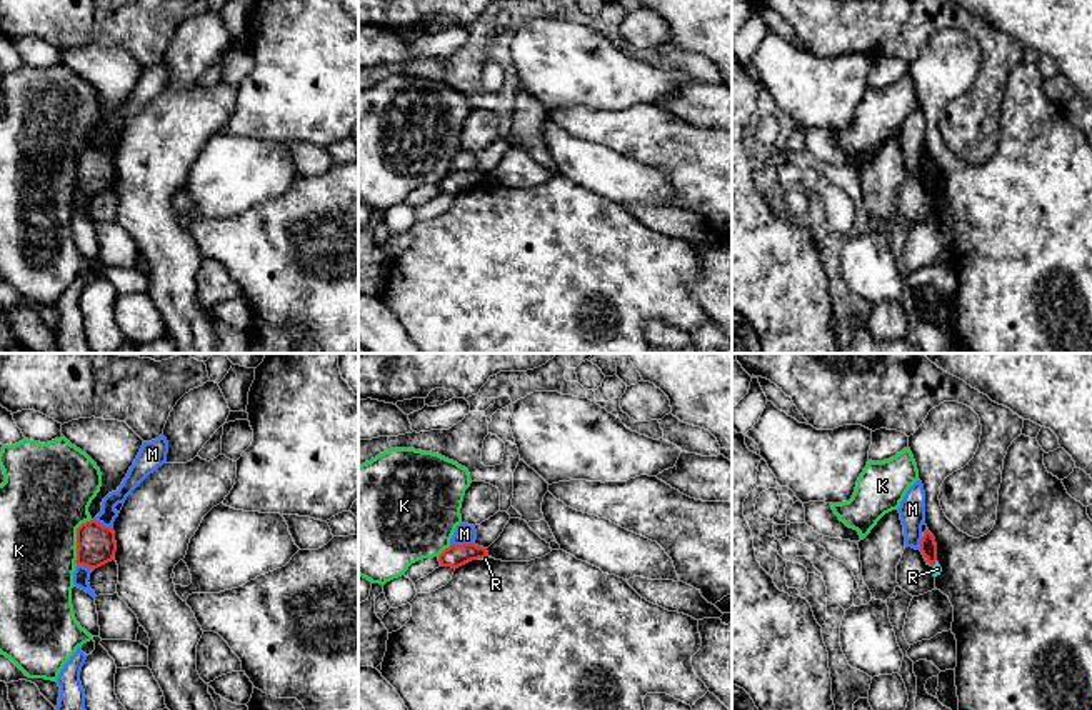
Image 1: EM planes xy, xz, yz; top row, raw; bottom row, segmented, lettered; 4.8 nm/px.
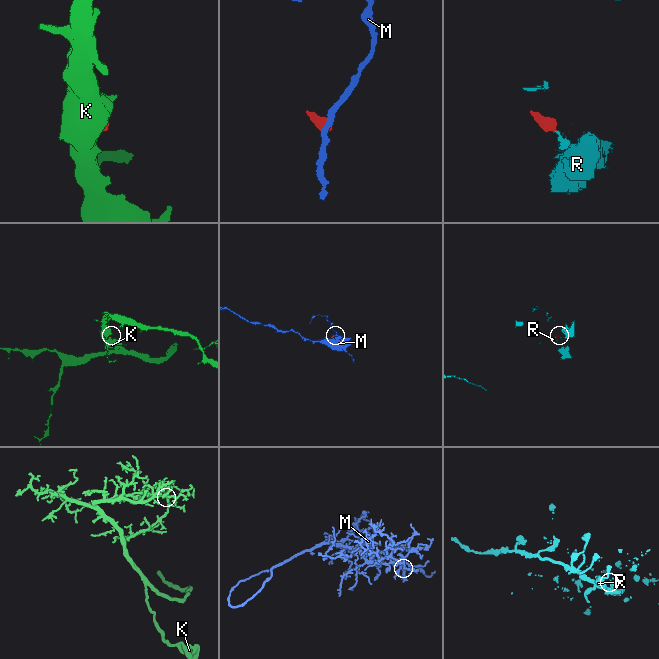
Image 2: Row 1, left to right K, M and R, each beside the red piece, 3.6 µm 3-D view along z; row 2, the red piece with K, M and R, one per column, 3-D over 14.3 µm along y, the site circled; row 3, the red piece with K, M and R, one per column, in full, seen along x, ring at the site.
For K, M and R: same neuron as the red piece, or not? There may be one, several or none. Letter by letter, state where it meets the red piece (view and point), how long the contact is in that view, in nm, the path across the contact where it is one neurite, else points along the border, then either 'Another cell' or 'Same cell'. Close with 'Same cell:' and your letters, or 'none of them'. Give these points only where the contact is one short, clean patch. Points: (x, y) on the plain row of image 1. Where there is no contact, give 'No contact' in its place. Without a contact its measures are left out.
K: Touches red at xy (77, 167). Shared border 240 nm. Another cell
M: Touches red at xz (462, 170). Shared border 110 nm. Boundary: xz (472, 169), (450, 172). Another cell
R: Touches red at xz (482, 184). Shared border 60 nm. Boundary: xz (487, 182), (477, 185). Another cell
Same cell: none of them

